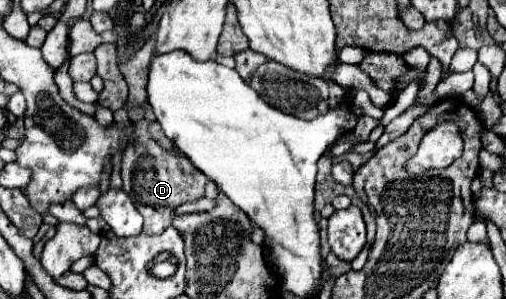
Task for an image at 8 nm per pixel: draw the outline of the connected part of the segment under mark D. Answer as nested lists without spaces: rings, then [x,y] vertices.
[[[144,102],[144,120],[132,124],[130,144],[122,156],[122,180],[124,190],[130,194],[138,212],[144,218],[144,232],[160,234],[172,224],[174,210],[180,204],[196,202],[204,196],[206,176],[200,170],[196,170],[184,154],[164,150],[148,132],[148,126],[152,122],[156,122],[156,118],[152,114],[150,104]]]

